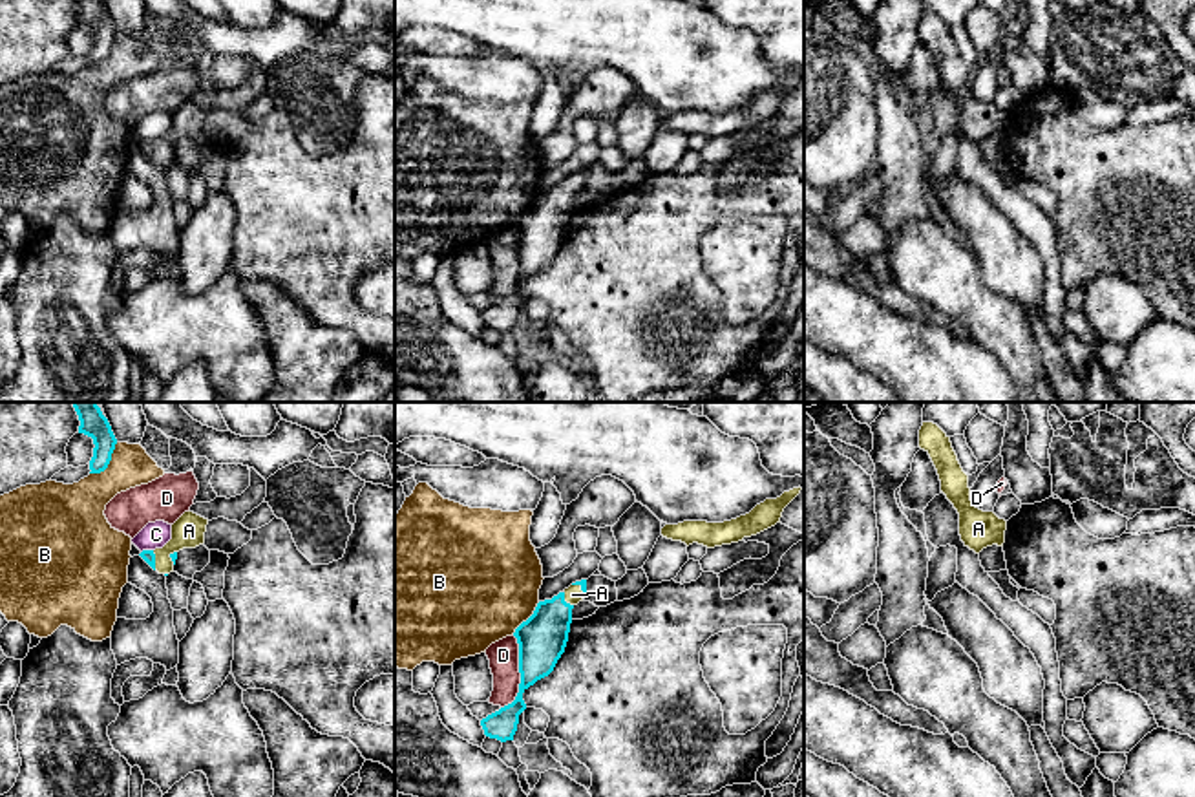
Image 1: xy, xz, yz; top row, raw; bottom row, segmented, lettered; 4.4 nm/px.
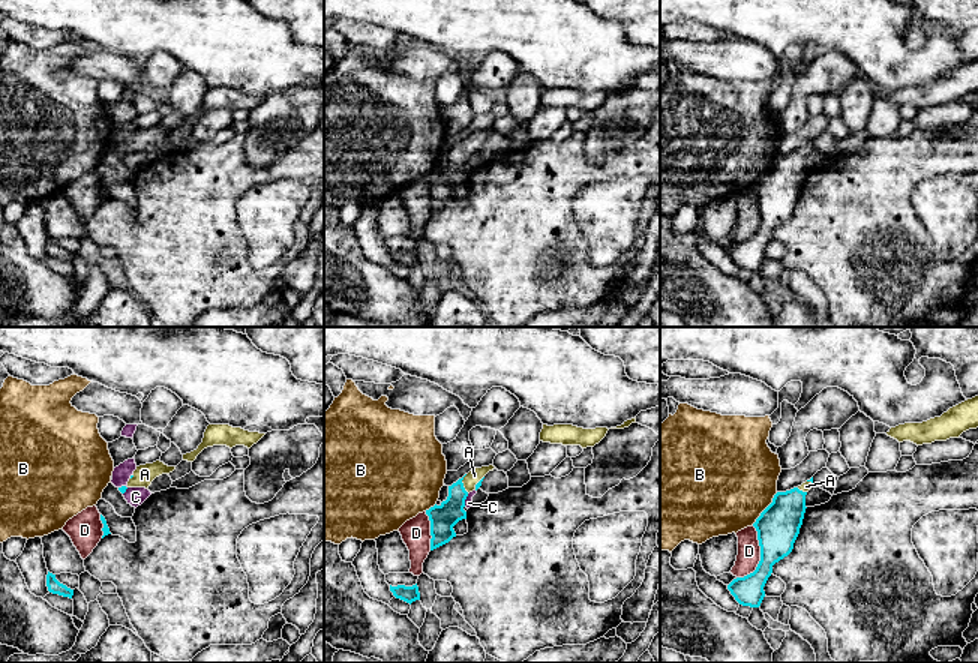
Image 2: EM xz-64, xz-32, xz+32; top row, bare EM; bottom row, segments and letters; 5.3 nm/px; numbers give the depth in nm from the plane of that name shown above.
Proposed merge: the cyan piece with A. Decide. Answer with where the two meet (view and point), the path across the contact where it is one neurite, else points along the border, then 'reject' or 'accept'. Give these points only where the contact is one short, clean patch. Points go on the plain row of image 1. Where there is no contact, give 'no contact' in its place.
meets cyan in xz at (563, 191); accept

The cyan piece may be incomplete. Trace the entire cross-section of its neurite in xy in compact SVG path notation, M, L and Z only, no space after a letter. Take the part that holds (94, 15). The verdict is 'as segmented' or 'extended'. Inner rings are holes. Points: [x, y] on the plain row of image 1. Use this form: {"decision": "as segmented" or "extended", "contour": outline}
{"decision": "as segmented", "contour": "M75 0L80 11L79 24L93 29L93 48L90 51L90 64L100 64L108 58L117 29L108 9L100 0Z"}

